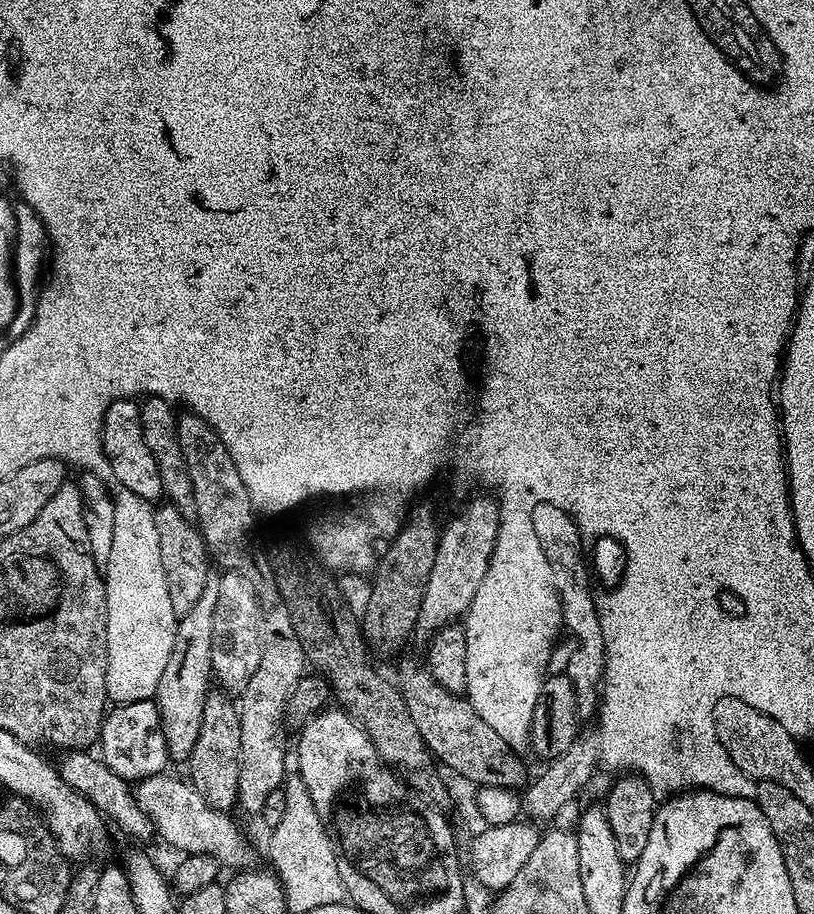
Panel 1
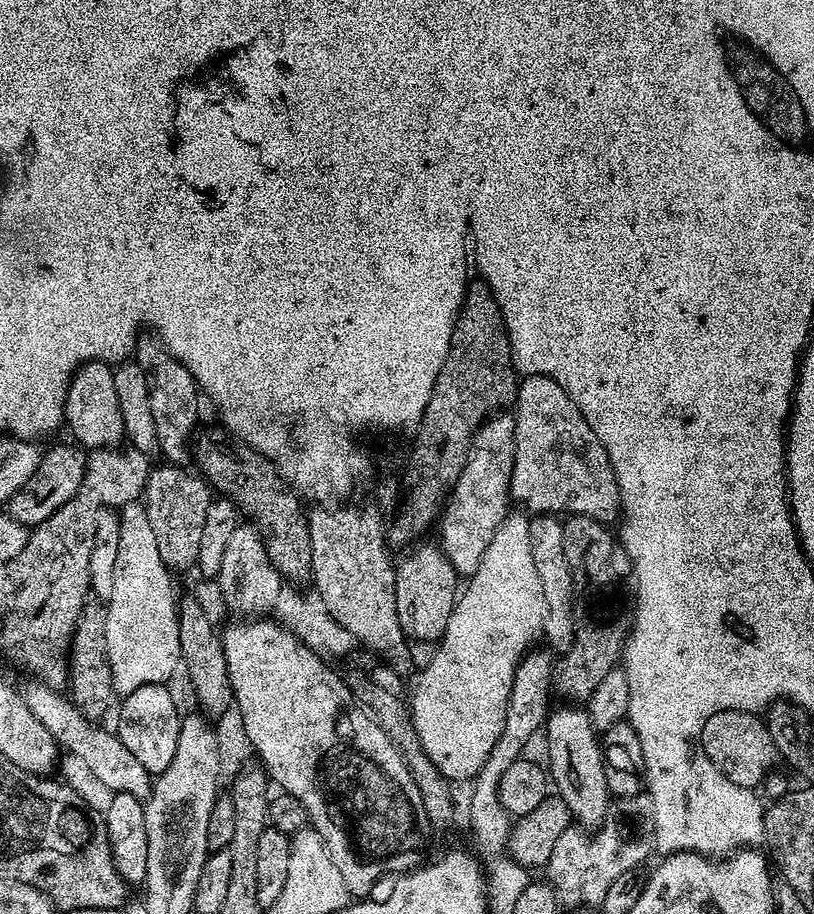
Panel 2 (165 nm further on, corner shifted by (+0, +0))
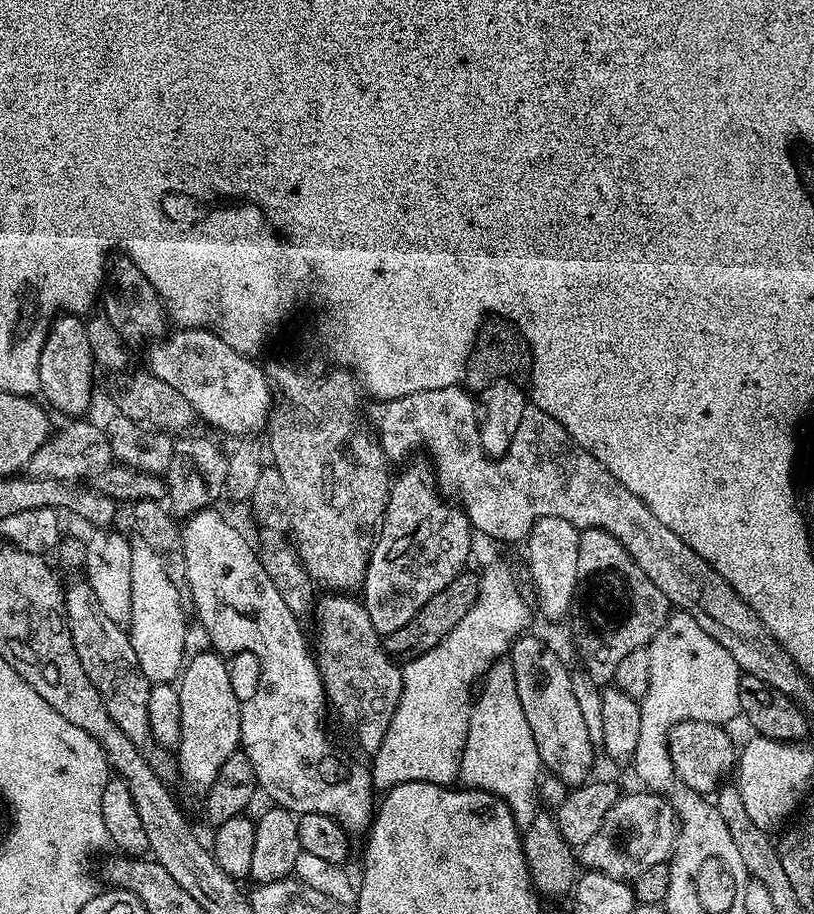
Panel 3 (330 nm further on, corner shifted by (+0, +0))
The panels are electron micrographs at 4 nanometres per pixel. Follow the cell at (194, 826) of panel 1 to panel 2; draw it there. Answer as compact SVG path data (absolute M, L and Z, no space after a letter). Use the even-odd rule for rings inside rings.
M43 682L31 683L25 688L21 687L19 694L26 702L26 706L30 706L30 714L34 714L34 718L38 718L38 722L42 722L46 730L50 730L57 745L65 753L83 757L95 777L108 787L109 793L134 794L134 798L141 802L147 801L152 793L153 777L146 770L146 766L142 766L142 762L138 762L138 758L134 758L134 754L130 754L130 750L122 746L120 739L111 731L103 732L100 729L102 727L88 721L67 695L59 696L56 693L59 691L55 687Z

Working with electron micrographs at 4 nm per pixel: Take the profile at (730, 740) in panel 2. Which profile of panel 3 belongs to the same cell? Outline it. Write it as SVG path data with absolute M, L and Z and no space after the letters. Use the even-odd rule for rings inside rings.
M687 720L678 722L668 732L668 753L672 759L672 769L683 787L701 794L712 794L721 787L724 775L738 764L738 744L732 741L729 729L722 724Z

